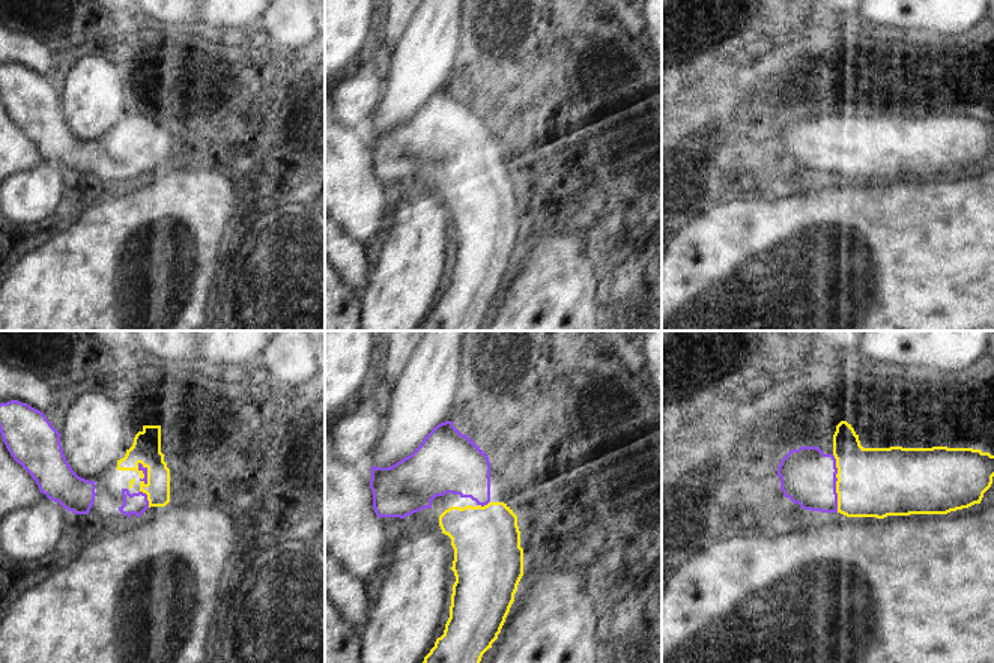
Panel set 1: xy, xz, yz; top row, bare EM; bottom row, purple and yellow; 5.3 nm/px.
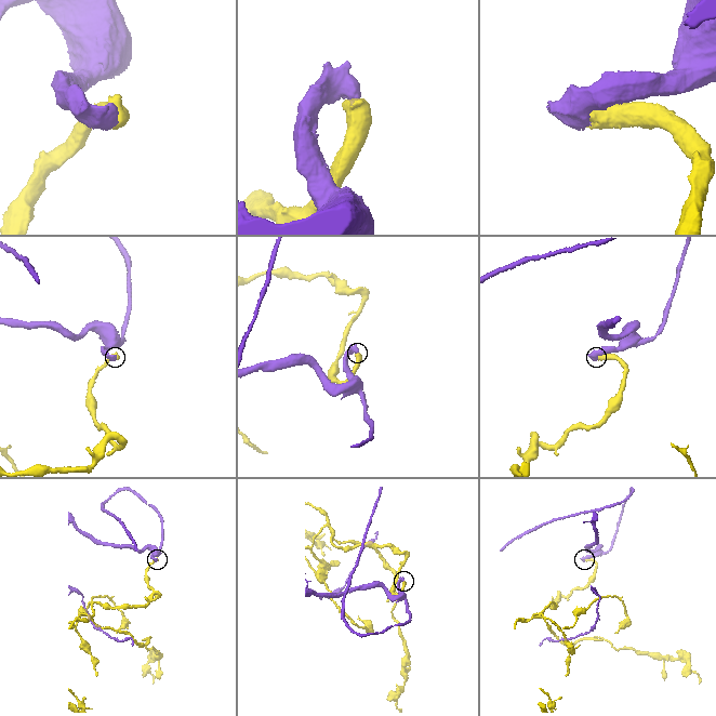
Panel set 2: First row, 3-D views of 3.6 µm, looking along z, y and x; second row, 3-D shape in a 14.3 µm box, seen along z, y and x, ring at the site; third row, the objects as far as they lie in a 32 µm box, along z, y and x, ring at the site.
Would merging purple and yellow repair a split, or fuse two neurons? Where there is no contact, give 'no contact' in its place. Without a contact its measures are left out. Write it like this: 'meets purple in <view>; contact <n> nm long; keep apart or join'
meets purple in yz; contact 320 nm long; join

